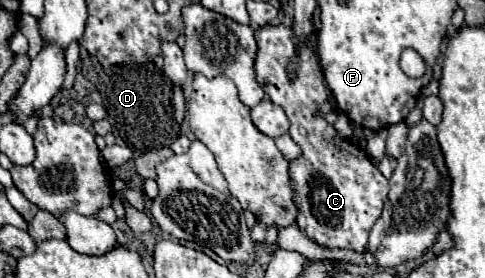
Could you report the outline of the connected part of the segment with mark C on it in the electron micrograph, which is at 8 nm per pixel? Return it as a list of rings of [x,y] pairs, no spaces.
[[[283,24],[265,26],[255,32],[255,40],[259,46],[253,66],[255,78],[271,102],[285,110],[291,124],[289,134],[303,150],[297,160],[289,162],[289,176],[295,194],[293,200],[299,210],[299,228],[311,240],[323,246],[349,248],[357,252],[367,250],[367,238],[379,214],[383,212],[389,182],[371,164],[363,150],[357,150],[347,140],[341,140],[333,126],[327,124],[323,116],[317,116],[321,104],[327,100],[325,76],[317,54],[309,46],[303,46],[299,54],[299,76],[297,80],[289,82],[285,66],[295,56],[291,28],[285,28]]]

